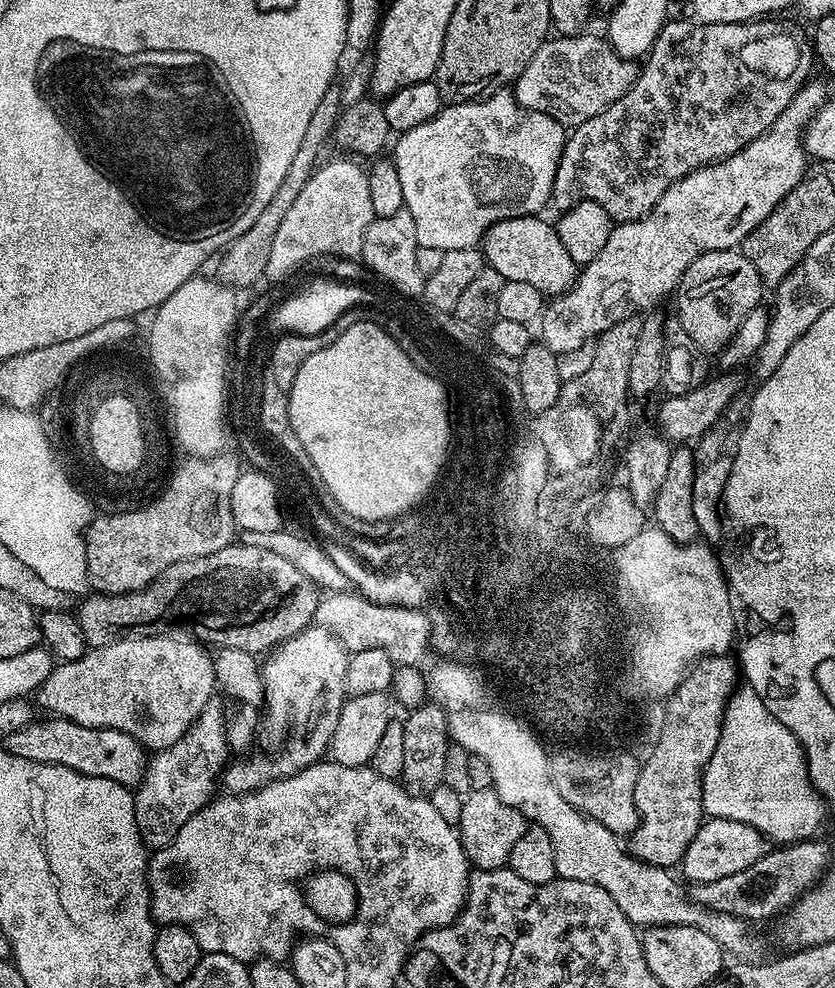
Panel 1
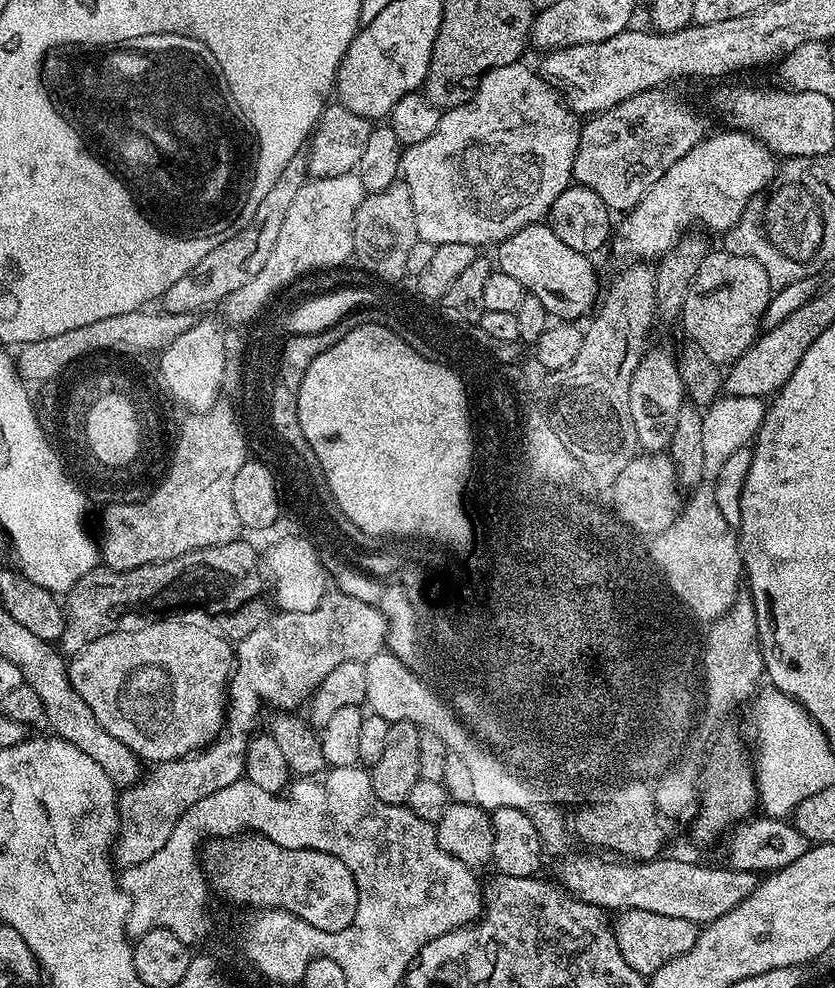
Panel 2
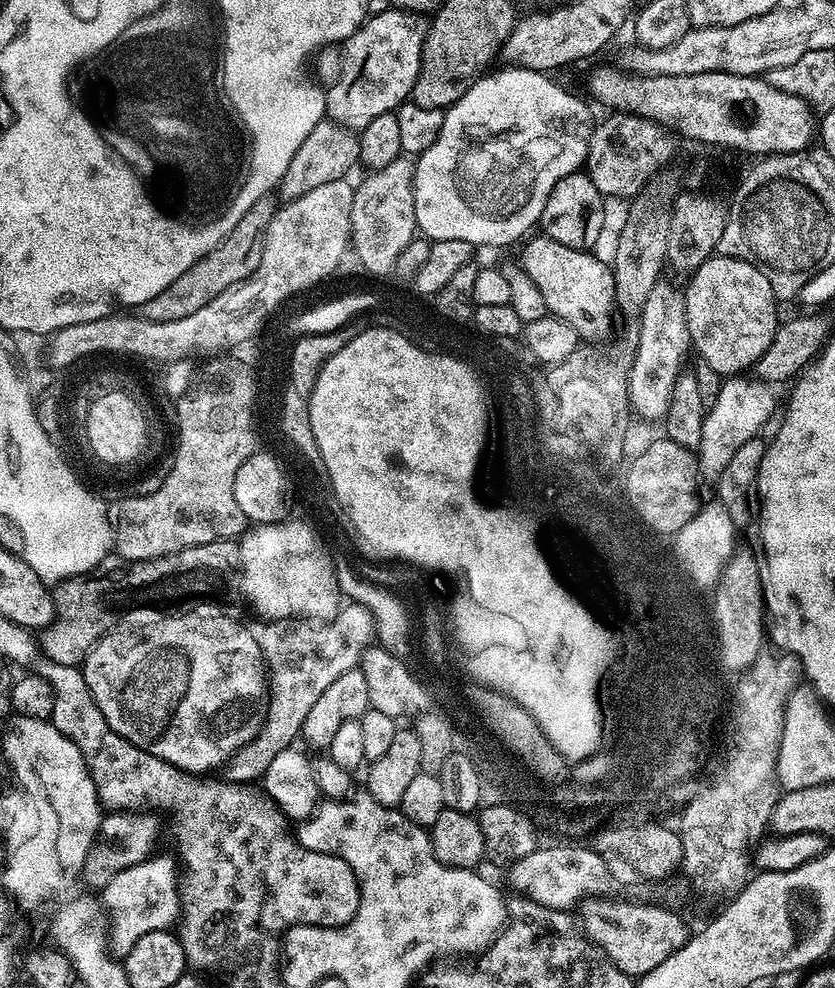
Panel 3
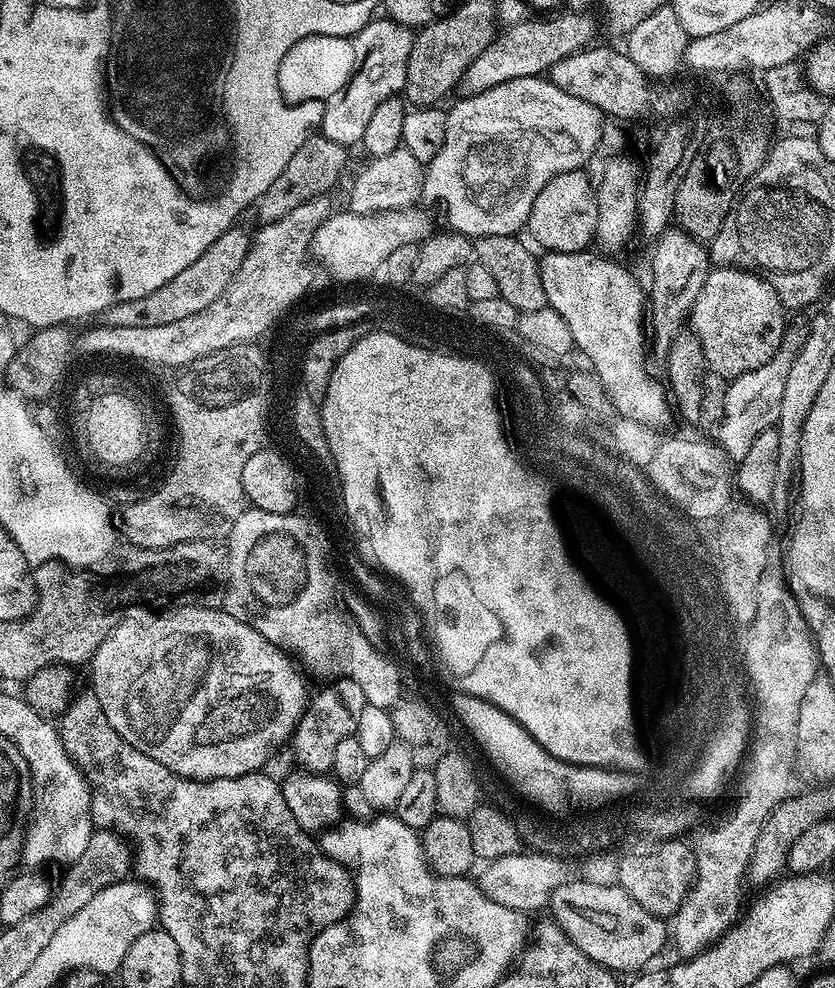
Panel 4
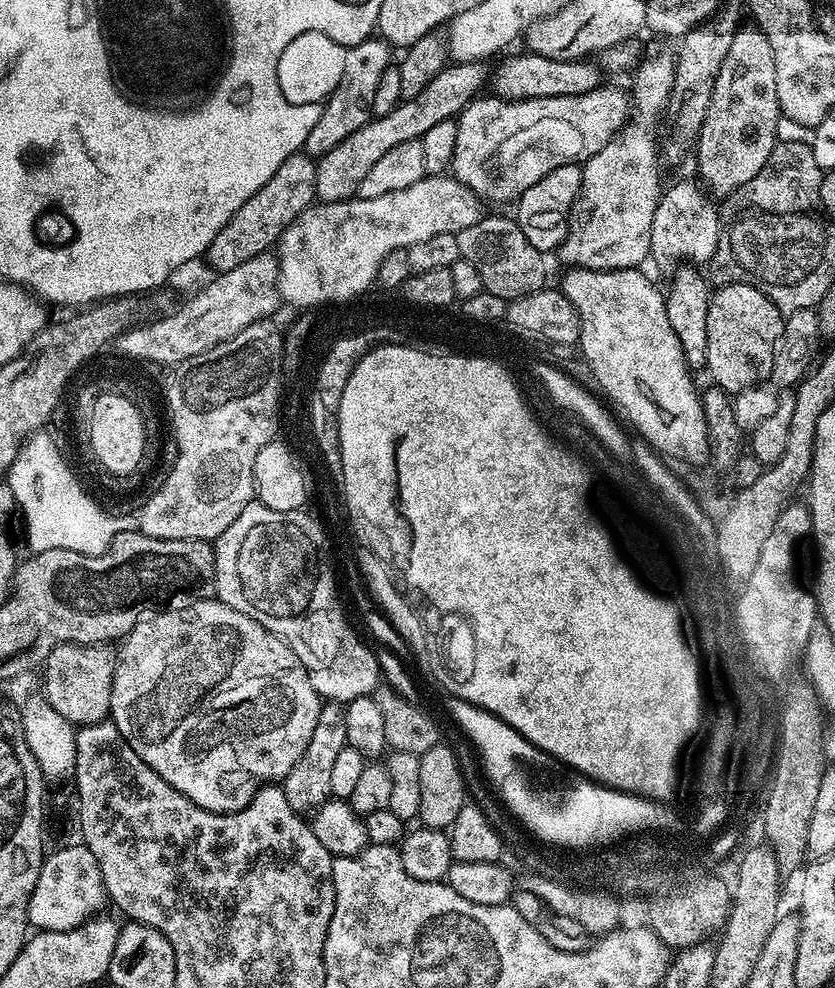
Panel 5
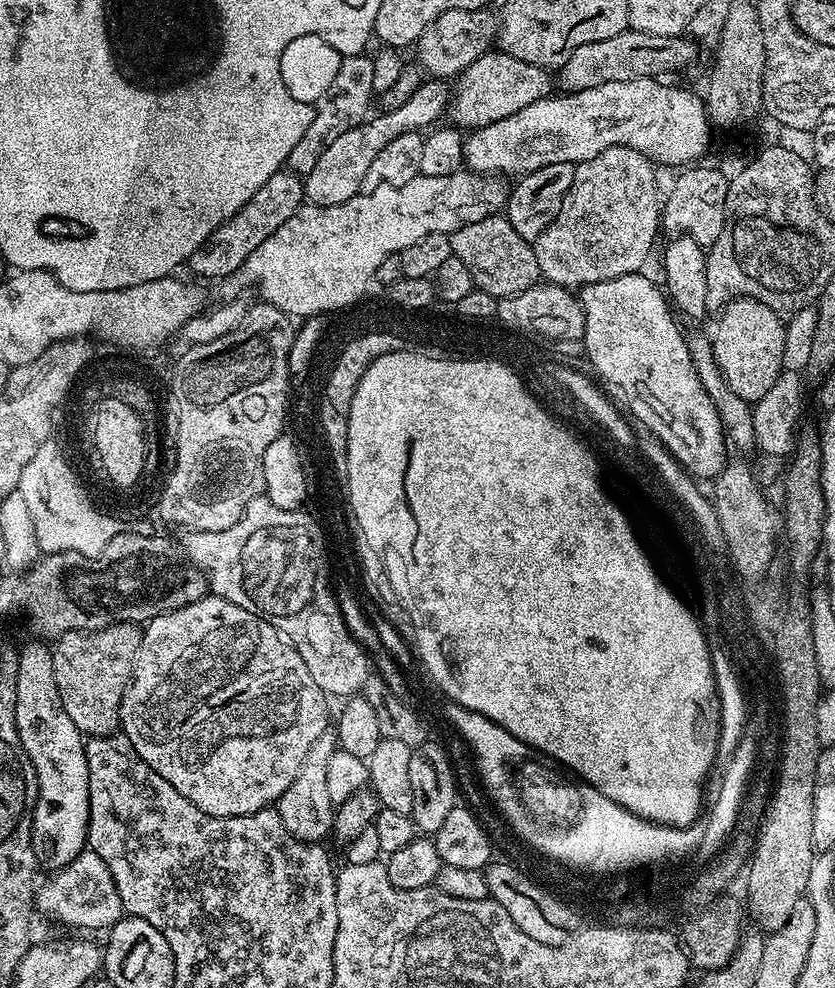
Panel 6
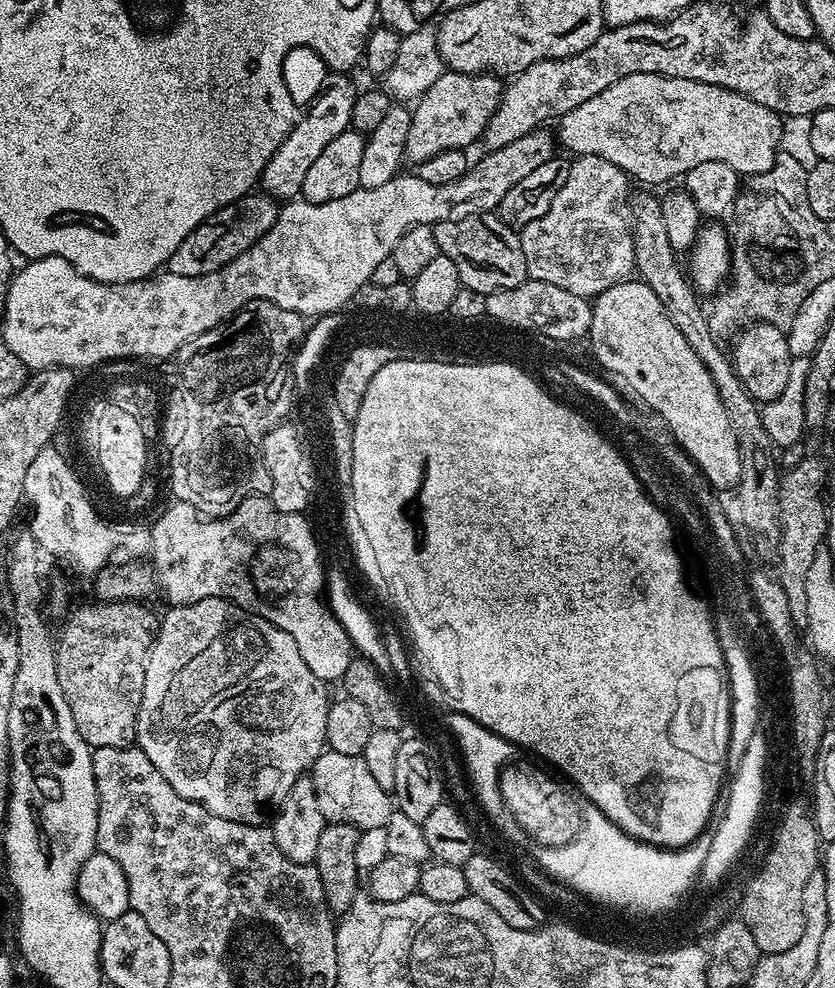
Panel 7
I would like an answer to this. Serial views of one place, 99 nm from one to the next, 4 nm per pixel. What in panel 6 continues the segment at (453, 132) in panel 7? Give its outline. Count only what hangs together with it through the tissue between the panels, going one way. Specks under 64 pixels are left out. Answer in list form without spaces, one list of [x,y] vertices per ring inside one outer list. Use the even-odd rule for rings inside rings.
[[[499,50],[483,52],[474,58],[474,62],[470,62],[470,66],[466,66],[464,72],[455,77],[447,119],[452,119],[449,121],[461,130],[484,128],[487,124],[510,118],[510,114],[518,114],[518,110],[553,95],[552,80],[554,84],[553,73],[542,66],[522,62],[522,58],[514,58]]]

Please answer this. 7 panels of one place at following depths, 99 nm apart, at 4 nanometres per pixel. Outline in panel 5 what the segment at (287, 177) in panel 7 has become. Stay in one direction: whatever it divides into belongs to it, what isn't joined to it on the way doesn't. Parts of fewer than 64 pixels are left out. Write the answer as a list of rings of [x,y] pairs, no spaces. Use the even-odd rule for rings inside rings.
[[[380,38],[363,40],[361,44],[353,44],[347,49],[345,73],[342,74],[336,91],[323,101],[318,123],[314,130],[310,130],[310,138],[306,138],[304,143],[303,151],[307,155],[313,158],[326,155],[334,150],[334,146],[338,146],[338,142],[342,142],[342,138],[350,138],[354,130],[373,119],[374,93],[378,91],[382,74],[393,63],[391,51],[393,49]]]

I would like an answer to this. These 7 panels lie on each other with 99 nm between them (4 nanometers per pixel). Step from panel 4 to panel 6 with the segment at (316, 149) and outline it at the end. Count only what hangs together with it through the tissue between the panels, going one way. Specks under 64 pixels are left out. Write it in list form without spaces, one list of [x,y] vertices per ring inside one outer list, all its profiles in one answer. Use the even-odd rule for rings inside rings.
[[[291,170],[275,172],[266,186],[262,186],[258,194],[246,202],[246,206],[242,206],[226,223],[218,226],[218,230],[210,234],[205,244],[194,250],[187,267],[192,268],[194,275],[205,276],[208,280],[220,280],[223,276],[235,277],[246,258],[250,258],[250,254],[254,254],[254,250],[258,250],[258,246],[262,246],[262,242],[266,242],[266,238],[270,238],[270,234],[274,234],[274,230],[278,230],[278,226],[282,226],[282,222],[286,222],[286,218],[294,215],[304,203],[303,179]]]

